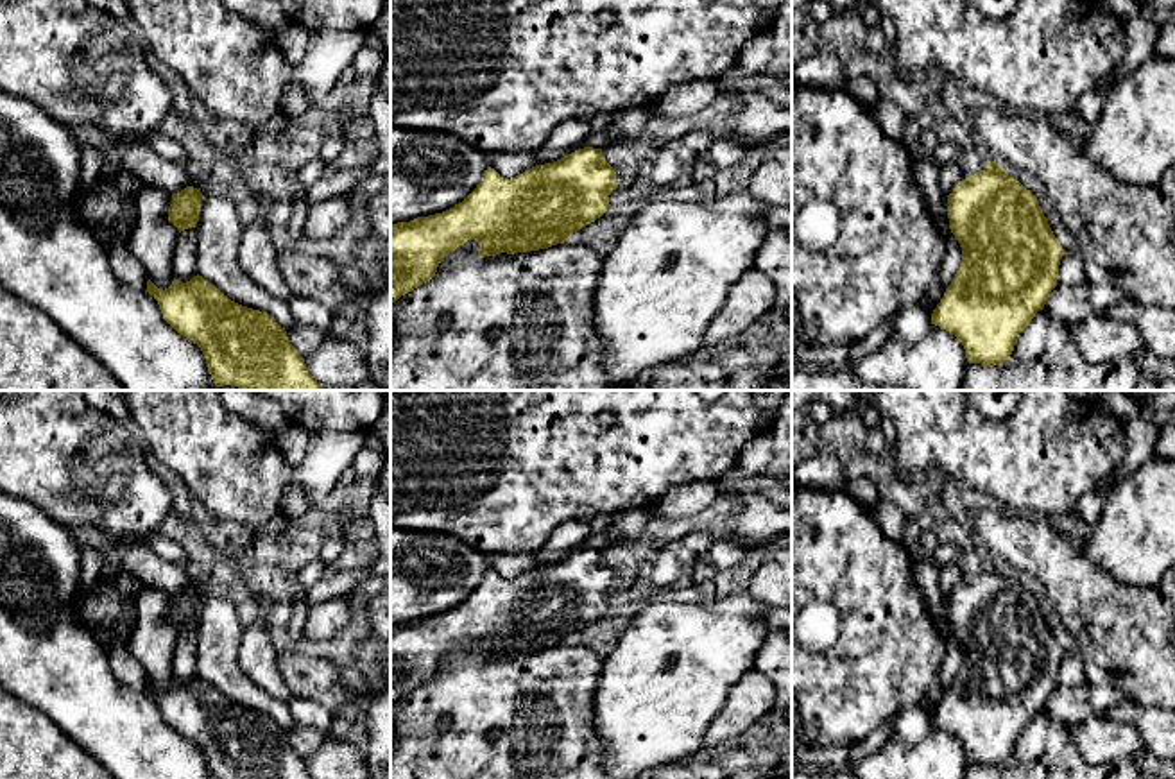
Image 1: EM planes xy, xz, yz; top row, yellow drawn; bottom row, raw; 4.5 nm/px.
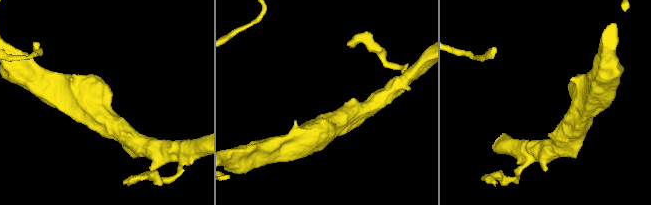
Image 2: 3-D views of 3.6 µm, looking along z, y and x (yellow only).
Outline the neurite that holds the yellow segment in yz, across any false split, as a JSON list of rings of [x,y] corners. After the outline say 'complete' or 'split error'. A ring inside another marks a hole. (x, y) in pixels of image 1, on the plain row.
[[[996,562],[953,589],[948,596],[948,620],[962,648],[962,664],[931,715],[931,725],[962,743],[969,765],[994,768],[1010,759],[1019,734],[1044,709],[1057,688],[1066,652],[1037,598]]] | complete

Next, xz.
[[[584,548],[564,559],[536,566],[509,580],[487,568],[476,589],[453,609],[390,625],[390,706],[430,682],[441,661],[467,641],[478,643],[478,657],[530,654],[568,643],[568,639],[600,620],[609,596],[618,589],[616,573],[602,550]]] | complete

